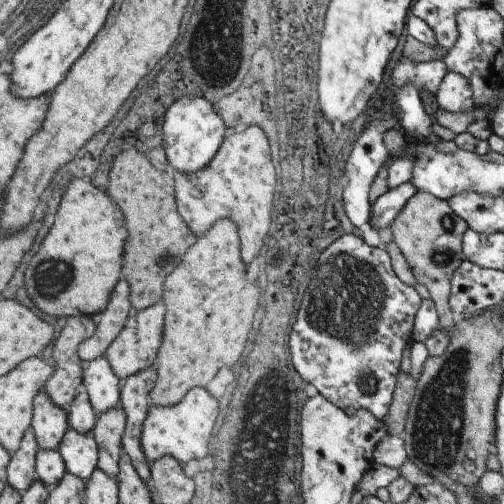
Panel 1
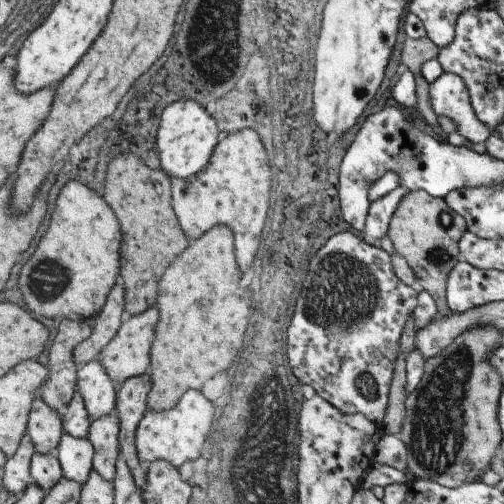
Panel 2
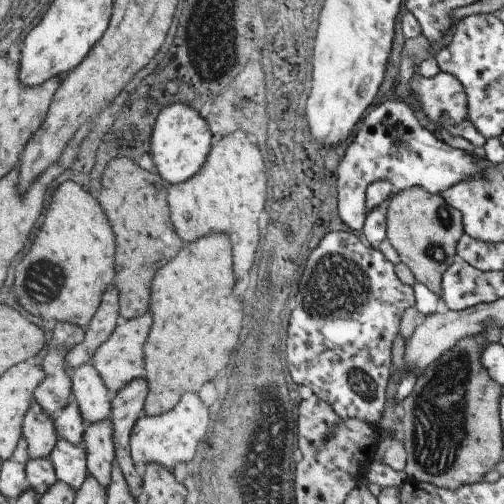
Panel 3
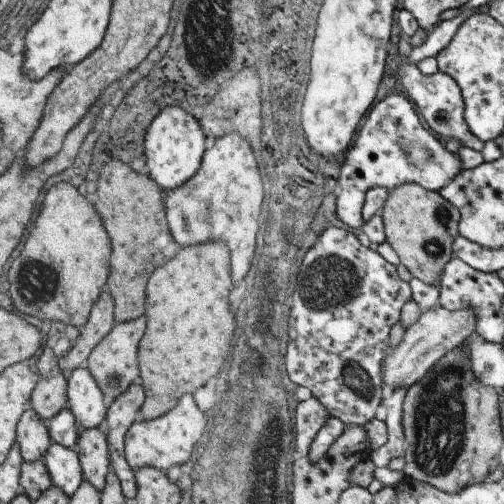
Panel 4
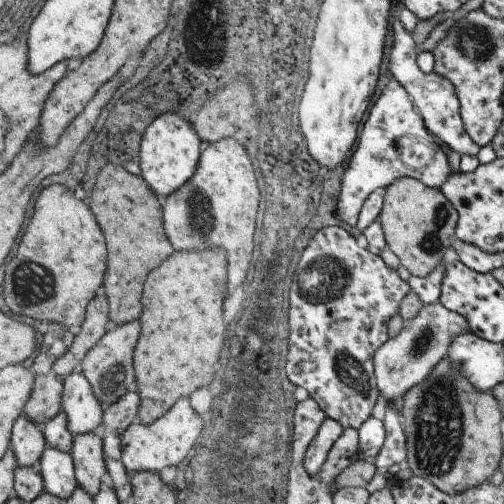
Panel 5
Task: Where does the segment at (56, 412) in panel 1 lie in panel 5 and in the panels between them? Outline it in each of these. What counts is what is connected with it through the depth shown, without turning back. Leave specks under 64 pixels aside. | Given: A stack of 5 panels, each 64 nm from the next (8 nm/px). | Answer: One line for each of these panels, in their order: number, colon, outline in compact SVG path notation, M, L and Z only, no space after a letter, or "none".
2: M41 398L33 404L33 412L29 414L29 438L35 446L35 454L49 456L55 454L61 438L65 436L65 426L61 424L61 416L51 410Z
3: M33 402L33 408L29 408L23 424L23 440L29 444L29 456L31 460L49 458L53 450L59 444L59 434L55 420L43 412L39 402Z
4: M29 406L17 426L17 446L21 446L21 454L25 462L41 462L49 448L53 446L53 436L47 428L47 422Z
5: M21 416L13 428L13 440L11 448L17 456L19 468L33 468L39 466L47 452L47 438L41 426L37 426L27 416Z

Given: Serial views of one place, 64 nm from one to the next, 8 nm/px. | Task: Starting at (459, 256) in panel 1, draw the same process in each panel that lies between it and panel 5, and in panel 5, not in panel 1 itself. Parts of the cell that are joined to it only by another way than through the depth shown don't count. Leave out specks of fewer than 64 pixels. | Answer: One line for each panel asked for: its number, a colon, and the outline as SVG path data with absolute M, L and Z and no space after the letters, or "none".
2: M425 190L407 192L399 200L389 220L387 238L391 240L395 254L401 256L413 270L417 278L415 280L417 288L433 296L439 316L445 316L443 314L443 308L447 308L445 280L447 280L447 274L453 270L453 266L459 264L459 240L465 232L467 232L467 224L463 216L453 212L443 198L433 198Z
3: M411 186L393 192L385 206L385 234L389 246L395 250L399 262L409 268L415 282L441 294L441 276L455 258L455 244L463 236L461 214L449 208L437 194L429 194L421 186Z
4: M401 182L395 188L387 190L387 198L383 210L379 214L385 234L385 244L395 252L397 260L411 278L425 282L433 282L441 276L445 264L451 258L451 244L457 238L459 212L443 198L439 192L425 190L415 182Z
5: M399 176L385 186L383 208L377 222L381 224L387 250L399 260L399 266L403 266L411 276L423 278L437 262L443 260L447 248L451 248L457 212L441 190L425 186L421 180Z

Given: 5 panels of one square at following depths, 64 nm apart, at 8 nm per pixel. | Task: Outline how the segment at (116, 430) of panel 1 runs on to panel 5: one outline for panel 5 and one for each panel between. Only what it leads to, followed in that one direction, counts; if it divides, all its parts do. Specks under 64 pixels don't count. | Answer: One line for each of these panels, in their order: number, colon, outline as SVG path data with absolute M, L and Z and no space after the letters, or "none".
2: M117 412L95 420L87 440L93 444L93 470L105 482L113 482L117 476L117 460L121 460L121 422Z
3: M103 420L101 424L87 426L83 446L87 450L89 476L95 476L101 486L109 488L113 484L113 468L117 460L115 444L115 424L113 420Z
4: M105 428L99 430L81 430L79 432L79 458L83 464L85 482L91 482L97 492L103 492L111 472L109 456L109 438Z
5: M93 432L77 436L71 454L75 458L75 476L79 488L95 498L105 484L105 474L109 472L105 464L105 442L101 434Z

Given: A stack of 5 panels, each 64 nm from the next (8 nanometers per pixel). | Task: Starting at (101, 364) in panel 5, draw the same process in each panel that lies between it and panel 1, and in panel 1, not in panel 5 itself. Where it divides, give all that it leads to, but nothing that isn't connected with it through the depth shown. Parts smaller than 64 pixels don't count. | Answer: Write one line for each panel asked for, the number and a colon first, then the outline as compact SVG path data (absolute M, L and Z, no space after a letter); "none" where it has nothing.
1: M157 304L153 308L147 308L143 312L135 312L131 314L129 322L125 324L121 336L111 344L111 348L107 350L105 358L111 362L113 372L125 382L131 376L137 376L139 372L145 372L149 368L155 368L155 358L157 358L157 350L161 346L163 340L163 322L165 322L165 306Z
2: M149 308L149 312L143 312L141 316L123 318L121 332L117 332L117 336L105 346L105 352L101 352L99 364L101 364L101 368L105 368L105 372L109 374L111 382L117 388L125 386L133 378L149 374L151 344L155 340L155 326L157 326L157 322L159 322L159 310L157 308Z
3: M147 312L145 316L137 318L137 320L121 320L117 326L117 332L97 350L95 358L91 360L91 364L99 370L101 378L105 380L107 388L109 388L109 398L117 398L117 394L127 388L129 384L133 384L135 380L145 378L147 366L145 366L145 358L143 358L143 346L147 342L149 330L153 324L153 316L151 312Z
4: M145 316L141 320L133 320L133 322L125 322L125 324L117 324L113 328L113 332L93 350L87 368L93 372L93 378L97 380L97 384L101 386L101 392L105 392L105 402L111 408L113 402L123 396L125 392L129 392L129 388L133 386L141 386L143 378L141 378L141 368L139 368L139 342L145 336L147 330L147 320Z

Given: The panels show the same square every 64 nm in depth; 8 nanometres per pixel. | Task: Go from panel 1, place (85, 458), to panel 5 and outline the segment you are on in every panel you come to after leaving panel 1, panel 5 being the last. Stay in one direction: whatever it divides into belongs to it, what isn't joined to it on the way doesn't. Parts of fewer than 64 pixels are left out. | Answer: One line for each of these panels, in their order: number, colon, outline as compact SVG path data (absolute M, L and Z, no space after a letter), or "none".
2: M69 434L61 438L61 444L55 452L61 472L65 480L79 482L81 486L87 484L91 472L93 472L93 444L85 440L77 440Z
3: M59 440L57 448L49 456L57 478L63 484L69 484L75 492L83 488L83 484L89 480L89 464L87 464L87 450L85 446L75 446L69 440Z
4: M53 444L43 462L47 464L47 470L53 478L53 488L59 488L63 494L73 498L85 482L79 452L69 450L63 444Z
5: M47 448L37 468L45 480L45 494L53 494L61 500L69 500L79 488L75 476L75 458L71 452L67 454L57 448Z

